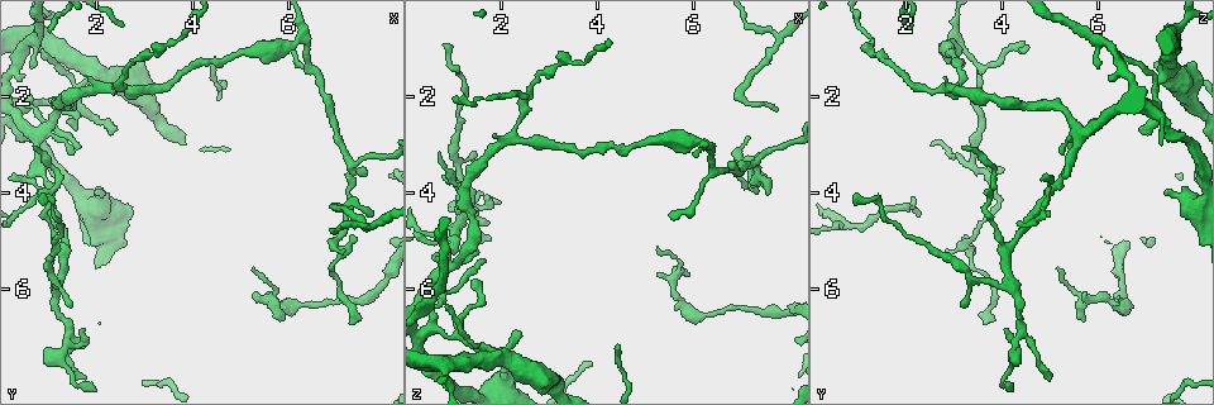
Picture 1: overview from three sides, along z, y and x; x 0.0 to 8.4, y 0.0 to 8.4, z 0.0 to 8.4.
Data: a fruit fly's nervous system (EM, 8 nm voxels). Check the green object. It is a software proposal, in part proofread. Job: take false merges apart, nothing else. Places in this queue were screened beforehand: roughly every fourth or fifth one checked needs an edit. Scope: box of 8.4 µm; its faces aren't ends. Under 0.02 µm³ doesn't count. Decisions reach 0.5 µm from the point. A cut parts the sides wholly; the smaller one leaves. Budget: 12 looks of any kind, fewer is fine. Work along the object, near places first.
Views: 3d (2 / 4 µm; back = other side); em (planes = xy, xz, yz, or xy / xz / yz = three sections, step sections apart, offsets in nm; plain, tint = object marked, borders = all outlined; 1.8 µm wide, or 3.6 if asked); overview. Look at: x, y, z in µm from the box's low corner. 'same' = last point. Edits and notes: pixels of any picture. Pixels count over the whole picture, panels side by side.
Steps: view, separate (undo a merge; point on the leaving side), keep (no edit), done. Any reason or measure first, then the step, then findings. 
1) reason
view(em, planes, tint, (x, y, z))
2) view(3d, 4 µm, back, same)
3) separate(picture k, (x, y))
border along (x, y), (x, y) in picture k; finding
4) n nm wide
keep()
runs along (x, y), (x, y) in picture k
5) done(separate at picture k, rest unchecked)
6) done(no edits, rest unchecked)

branch point
view(3d, 2 µm, back, (7.25, 3.35, 3.40))

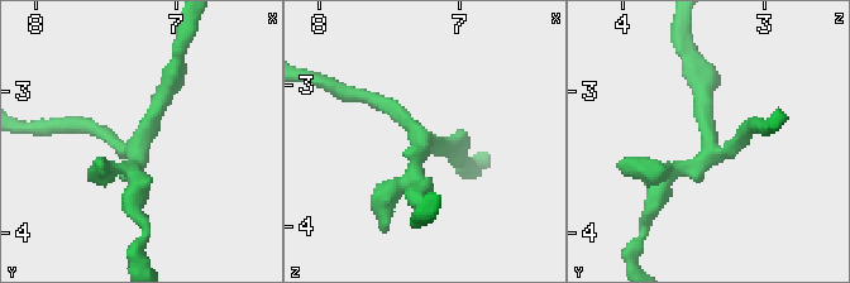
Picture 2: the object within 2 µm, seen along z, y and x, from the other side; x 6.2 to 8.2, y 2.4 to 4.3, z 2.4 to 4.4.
need the tissue
view(em, planes, tint, (7.26, 3.38, 3.40))

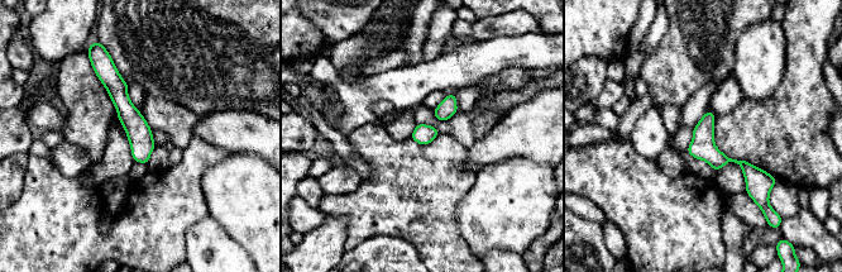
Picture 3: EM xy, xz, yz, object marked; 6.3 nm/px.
keep()
runs along (100, 72), (118, 90), (144, 160) in picture 3; continuous, no second neuron

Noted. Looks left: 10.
sudden change in width
view(em, yz, step 4, plain, (7.80, 4.60, 0.70))

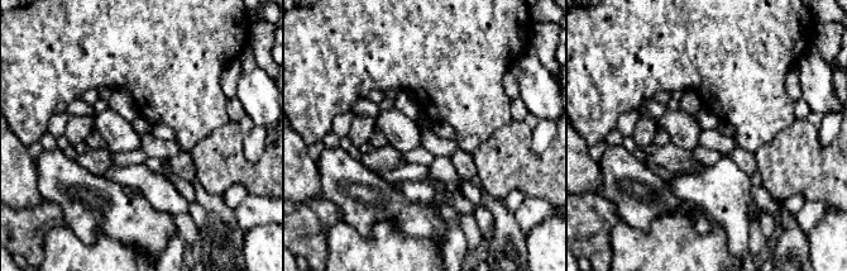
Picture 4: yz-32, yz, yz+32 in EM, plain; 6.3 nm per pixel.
view(em, yz, step 4, tint, same)

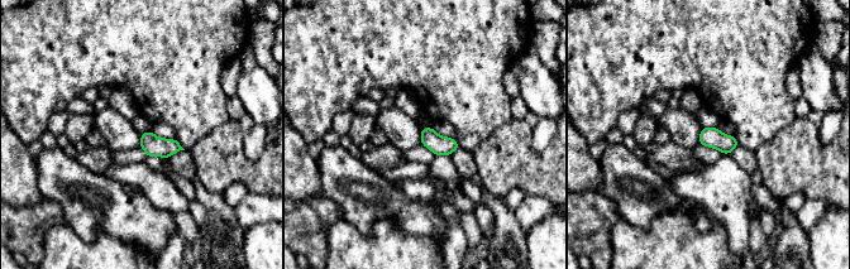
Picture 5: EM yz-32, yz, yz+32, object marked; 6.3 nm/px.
keep()
one neuron here

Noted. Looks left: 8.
three arms meet
view(em, planes, plain, (1.20, 5.90, 4.15))

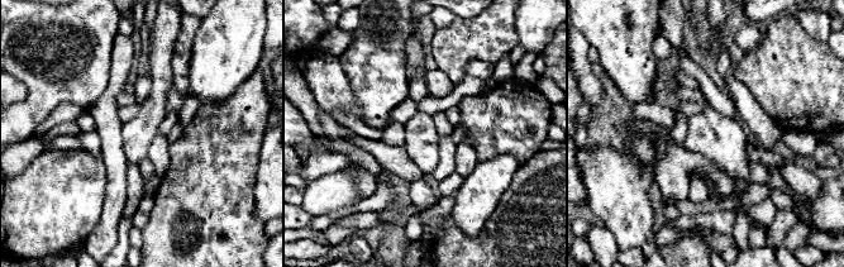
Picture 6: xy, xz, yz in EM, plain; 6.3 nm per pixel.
view(em, planes, tint, same)

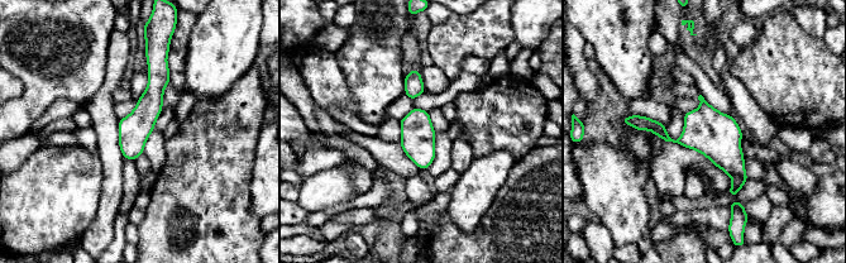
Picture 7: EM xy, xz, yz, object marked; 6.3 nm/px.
200 nm wide
keep()
runs along (630, 120), (673, 140), (706, 140), (741, 181) in picture 7; one neuron here

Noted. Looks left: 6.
sharp bend
view(em, xy, step 8, tint, (1.45, 2.15, 7.20))

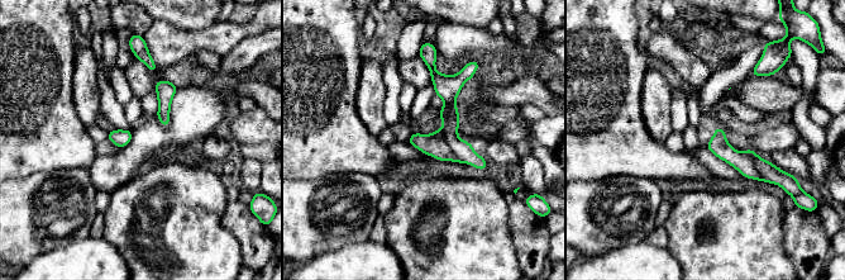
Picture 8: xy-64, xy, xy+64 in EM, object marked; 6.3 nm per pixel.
separate(picture 8, (434, 145))
two neurons meet here

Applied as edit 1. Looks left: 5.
view(overview)

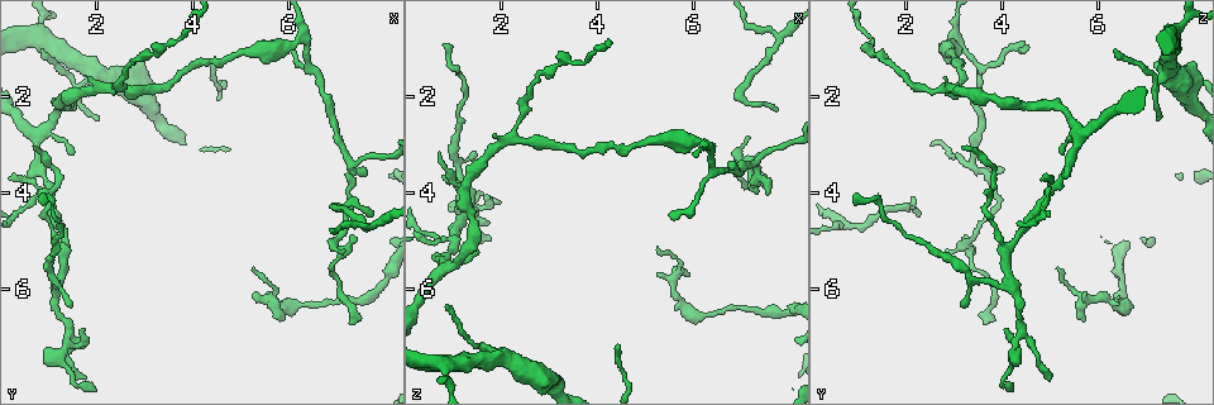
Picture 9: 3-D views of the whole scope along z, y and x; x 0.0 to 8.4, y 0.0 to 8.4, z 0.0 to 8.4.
small branch off a trunk
view(em, xz, step 8, tint, (6.25, 0.85, 2.95))

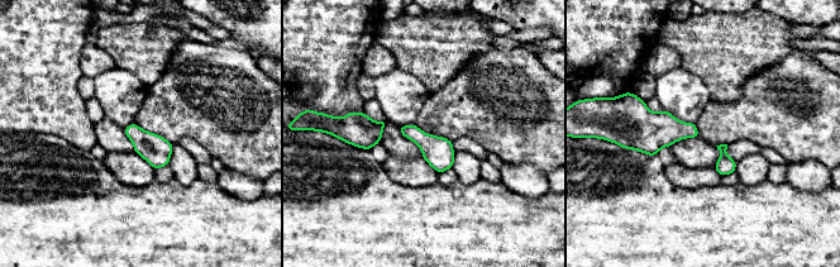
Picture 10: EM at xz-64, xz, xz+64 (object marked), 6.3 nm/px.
cut it another way
view(em, planes, tint, same)

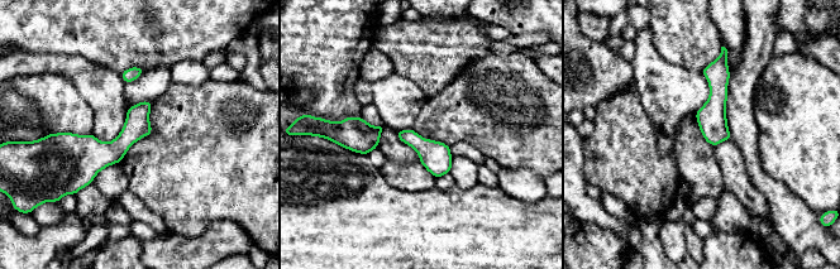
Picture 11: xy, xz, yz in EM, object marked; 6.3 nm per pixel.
160 nm wide
keep()
runs along (719, 63), (714, 142) in picture 11; one neuron here

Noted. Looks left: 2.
done(separate at picture 8, rest unchecked)

